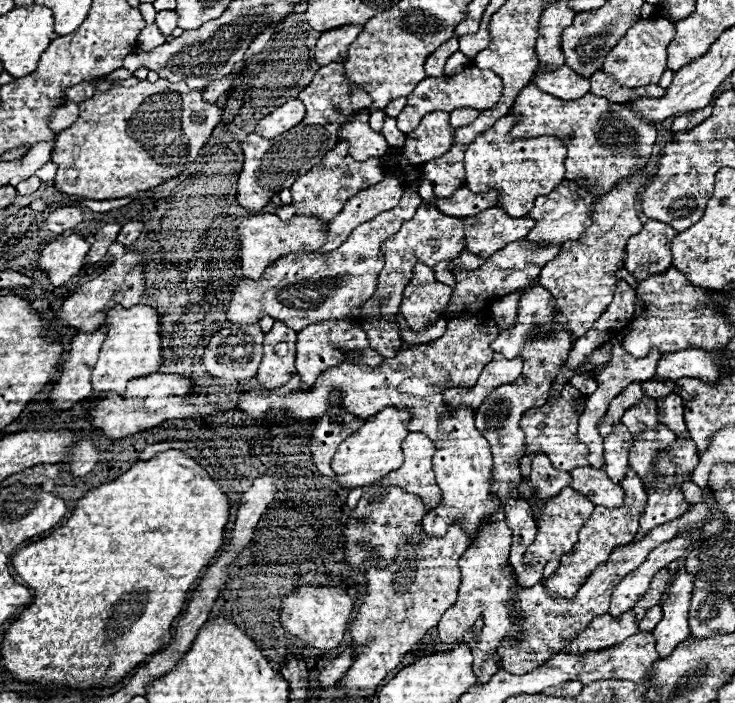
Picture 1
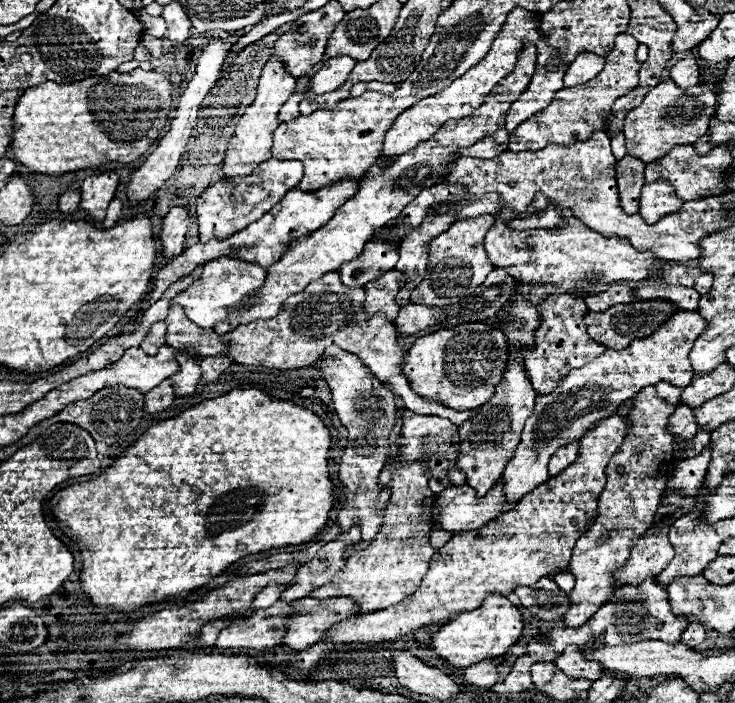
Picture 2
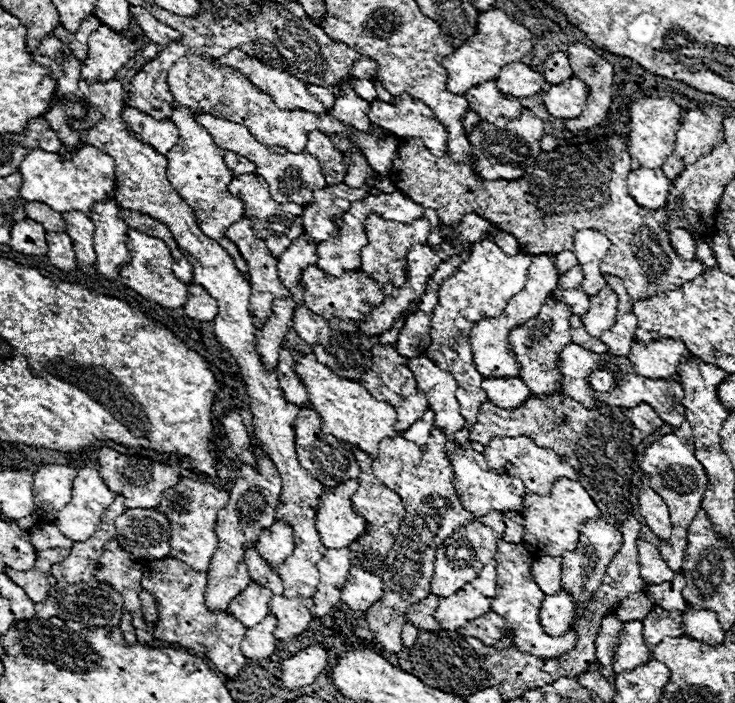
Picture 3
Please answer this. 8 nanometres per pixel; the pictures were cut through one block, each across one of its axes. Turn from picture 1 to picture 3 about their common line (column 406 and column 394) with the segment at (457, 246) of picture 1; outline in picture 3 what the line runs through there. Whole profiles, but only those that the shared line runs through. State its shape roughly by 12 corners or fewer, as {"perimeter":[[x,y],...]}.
{"perimeter":[[370,214],[362,270],[382,284],[406,282],[406,254],[430,222],[398,224]]}

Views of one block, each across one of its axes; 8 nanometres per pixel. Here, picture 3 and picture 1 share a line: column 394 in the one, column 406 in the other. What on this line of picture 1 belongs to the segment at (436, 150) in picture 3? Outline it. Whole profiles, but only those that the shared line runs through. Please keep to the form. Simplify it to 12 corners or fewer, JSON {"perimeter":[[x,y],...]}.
{"perimeter":[[468,64],[460,74],[424,78],[398,130],[408,134],[428,110],[492,108],[502,78]]}

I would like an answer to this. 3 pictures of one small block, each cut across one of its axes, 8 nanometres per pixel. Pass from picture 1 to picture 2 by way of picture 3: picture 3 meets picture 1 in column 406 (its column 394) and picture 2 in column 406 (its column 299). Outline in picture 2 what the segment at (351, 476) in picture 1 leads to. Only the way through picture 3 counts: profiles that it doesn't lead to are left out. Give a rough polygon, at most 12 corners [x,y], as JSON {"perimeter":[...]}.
{"perimeter":[[464,322],[420,336],[404,360],[416,394],[456,410],[492,398],[504,332]]}

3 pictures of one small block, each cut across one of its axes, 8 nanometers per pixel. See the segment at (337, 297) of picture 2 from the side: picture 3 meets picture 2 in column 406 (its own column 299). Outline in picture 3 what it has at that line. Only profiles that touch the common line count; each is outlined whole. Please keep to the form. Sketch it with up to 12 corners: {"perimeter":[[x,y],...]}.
{"perimeter":[[282,348],[278,382],[284,398],[302,408],[306,390],[294,372],[296,352]]}

